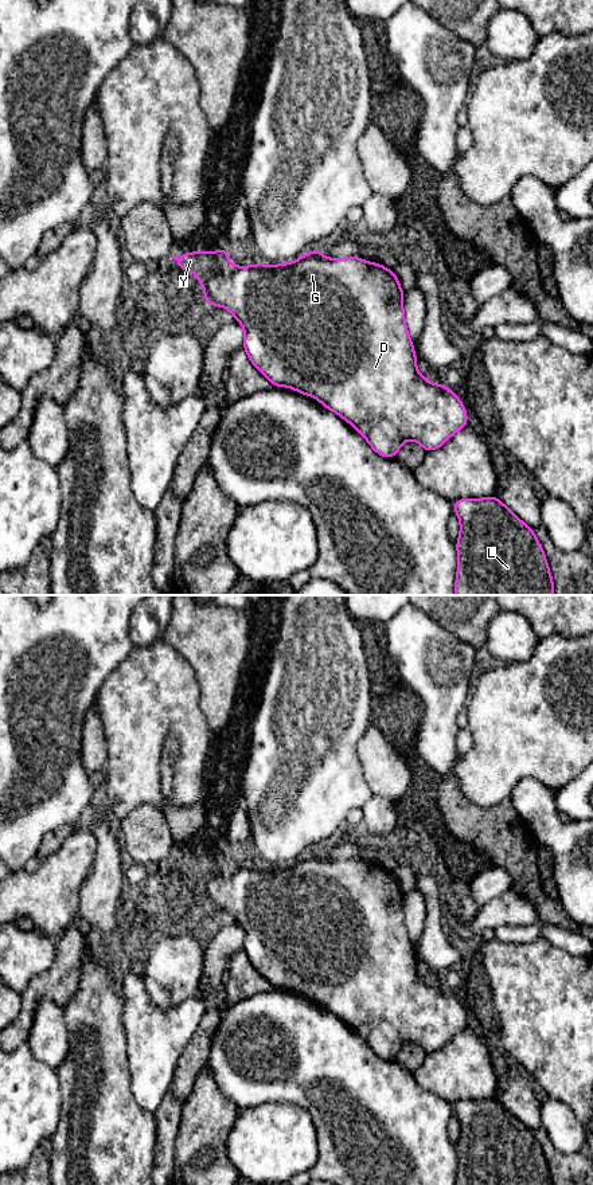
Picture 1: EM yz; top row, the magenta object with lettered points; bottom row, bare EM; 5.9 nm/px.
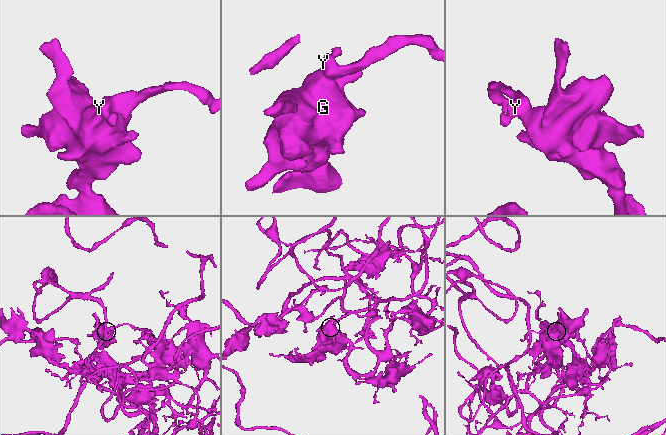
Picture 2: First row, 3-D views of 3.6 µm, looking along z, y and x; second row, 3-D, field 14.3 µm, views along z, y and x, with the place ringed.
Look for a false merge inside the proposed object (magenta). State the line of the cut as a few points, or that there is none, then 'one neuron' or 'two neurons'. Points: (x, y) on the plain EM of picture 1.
cut none; one neuron

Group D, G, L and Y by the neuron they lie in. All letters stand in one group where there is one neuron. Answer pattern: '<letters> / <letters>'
D G L Y

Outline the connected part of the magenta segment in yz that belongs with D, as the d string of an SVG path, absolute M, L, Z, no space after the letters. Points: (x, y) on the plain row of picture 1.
M226 850L214 854L194 852L172 861L179 864L182 875L188 872L198 879L207 907L227 911L242 926L243 951L273 988L316 1000L352 1026L379 1057L395 1059L407 1041L418 1044L425 1053L437 1052L468 1026L465 1008L454 992L441 985L432 986L417 973L416 953L403 916L405 893L394 872L358 857L332 861L319 850L282 867L231 868Z

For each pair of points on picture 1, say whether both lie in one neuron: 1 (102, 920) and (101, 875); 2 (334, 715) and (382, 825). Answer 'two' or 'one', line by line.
1: one
2: two

